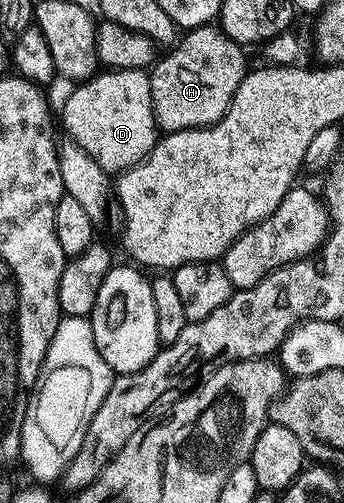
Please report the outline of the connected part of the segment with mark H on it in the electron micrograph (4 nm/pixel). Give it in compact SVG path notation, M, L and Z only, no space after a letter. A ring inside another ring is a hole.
M219 25L193 26L185 34L188 35L185 38L183 35L172 48L176 50L165 58L163 55L150 70L156 125L164 132L210 126L219 120L228 110L246 73L241 43L225 34Z

